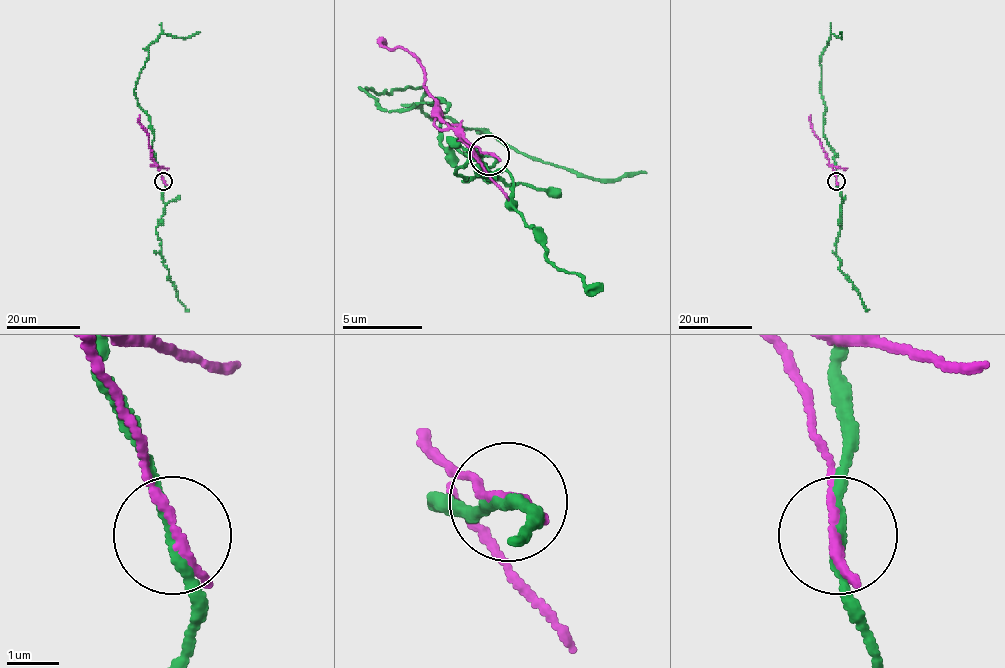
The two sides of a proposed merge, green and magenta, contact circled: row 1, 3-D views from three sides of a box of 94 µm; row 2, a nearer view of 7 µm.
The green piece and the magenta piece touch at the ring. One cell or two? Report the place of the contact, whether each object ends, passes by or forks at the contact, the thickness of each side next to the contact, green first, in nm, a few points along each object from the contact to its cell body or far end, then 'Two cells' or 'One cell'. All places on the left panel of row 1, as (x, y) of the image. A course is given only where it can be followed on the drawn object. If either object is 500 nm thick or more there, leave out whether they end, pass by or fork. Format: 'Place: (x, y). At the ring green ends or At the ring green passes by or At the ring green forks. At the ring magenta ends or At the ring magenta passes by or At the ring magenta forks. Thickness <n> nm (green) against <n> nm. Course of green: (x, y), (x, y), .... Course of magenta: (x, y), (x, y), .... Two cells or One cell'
Place: (163, 181). At the ring green passes by. At the ring magenta passes by. Thickness 190 nm (green) against 160 nm. Course of green: (164, 180), (154, 158), (150, 117), (140, 107), (135, 84), (148, 47), (161, 34), (185, 38), (199, 32). Course of magenta: (164, 180), (152, 158), (149, 136), (139, 121), (139, 114). Two cells

